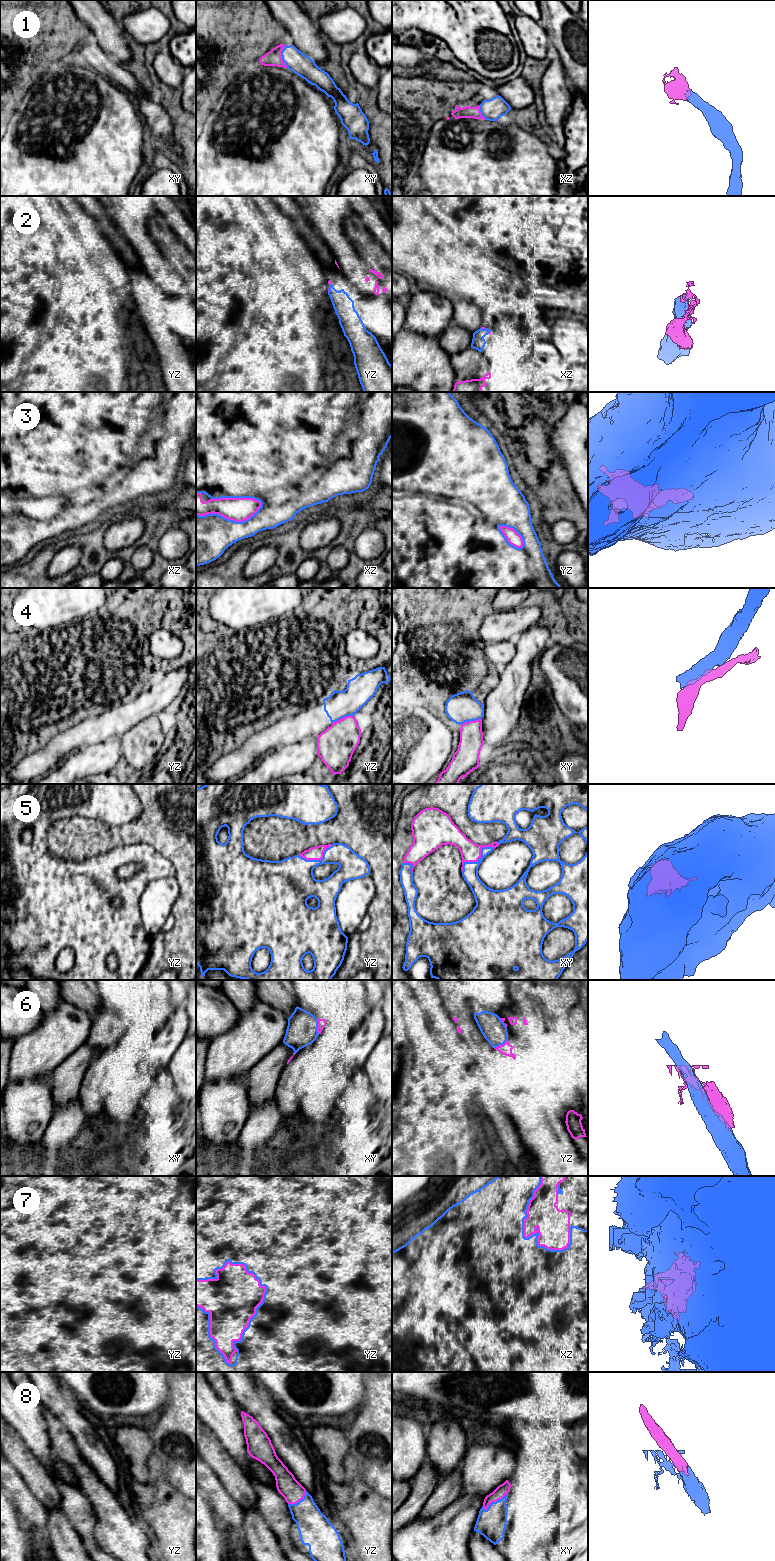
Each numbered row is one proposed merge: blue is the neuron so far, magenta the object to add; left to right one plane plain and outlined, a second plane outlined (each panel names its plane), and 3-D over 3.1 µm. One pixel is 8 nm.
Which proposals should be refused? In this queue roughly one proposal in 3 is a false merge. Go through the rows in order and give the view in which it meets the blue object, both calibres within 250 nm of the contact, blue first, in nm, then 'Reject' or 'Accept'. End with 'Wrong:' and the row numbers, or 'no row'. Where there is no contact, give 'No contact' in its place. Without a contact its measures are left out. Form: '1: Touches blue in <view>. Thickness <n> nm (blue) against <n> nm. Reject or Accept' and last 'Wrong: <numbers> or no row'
1: Touches blue in xy. Thickness 170 nm (blue) against 130 nm. Accept
2: Touches blue in xz. Thickness 110 nm (blue) against 20 nm. Reject
3: Touches blue in xz. Thickness 360 nm (blue) against 190 nm. Accept
4: Touches blue in yz. Thickness 220 nm (blue) against 300 nm. Reject
5: Touches blue in xy. Thickness 130 nm (blue) against 160 nm. Accept
6: Touches blue in xy. Thickness 240 nm (blue) against 60 nm. Reject
7: Touches blue in yz. Thickness 500 nm (blue) against 420 nm. Accept
8: Touches blue in xy. Thickness 240 nm (blue) against 90 nm. Accept
Wrong: 2, 4, 6

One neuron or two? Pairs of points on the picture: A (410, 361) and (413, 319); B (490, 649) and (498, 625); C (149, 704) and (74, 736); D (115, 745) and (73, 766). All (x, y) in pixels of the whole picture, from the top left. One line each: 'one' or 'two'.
A: two
B: two
C: one
D: one

